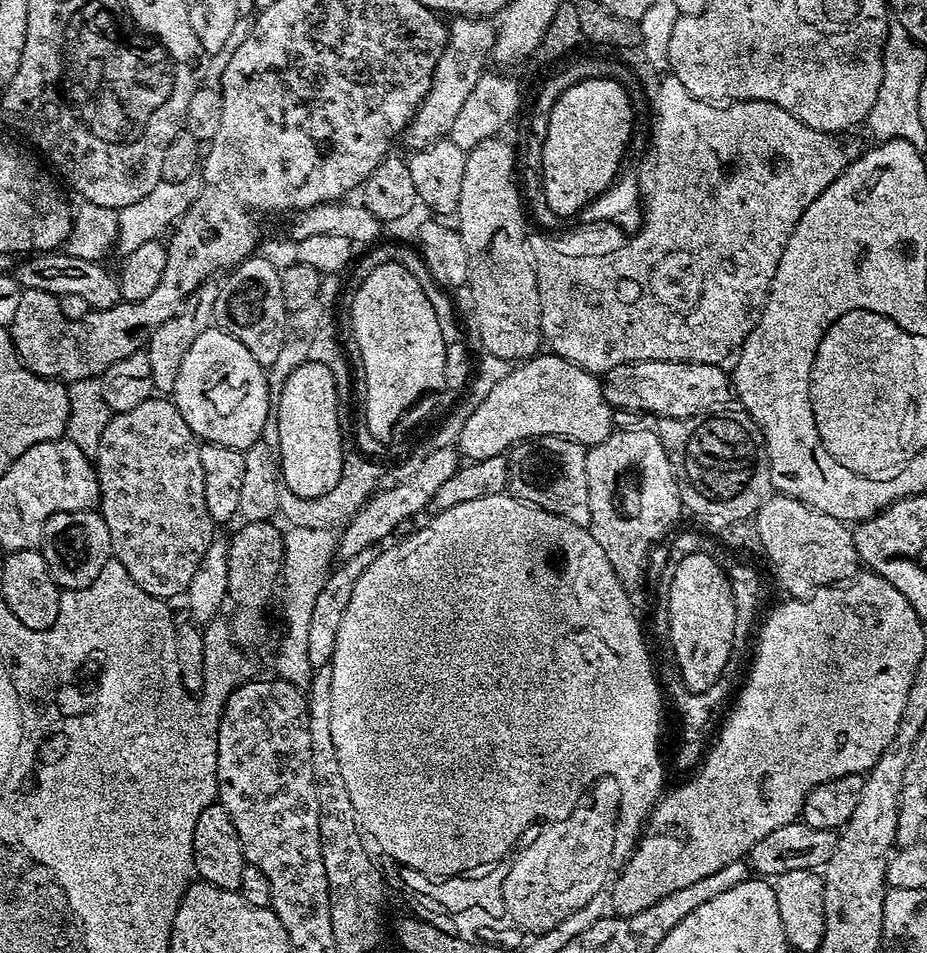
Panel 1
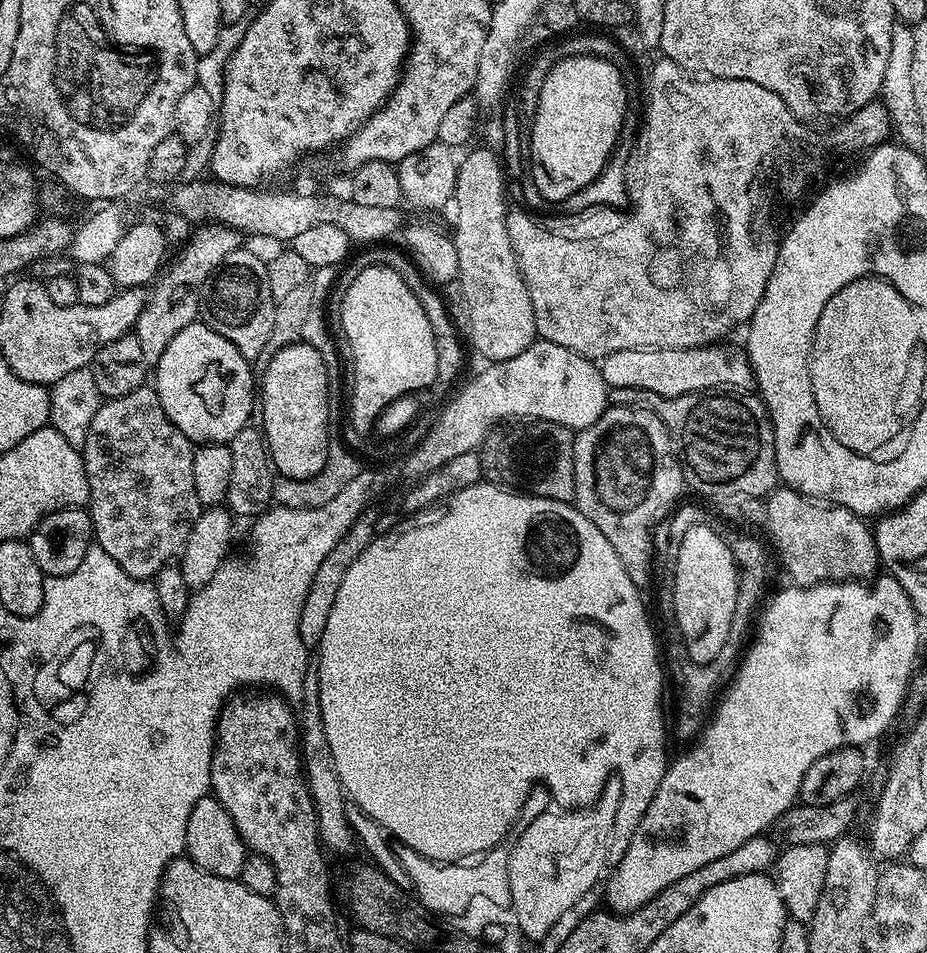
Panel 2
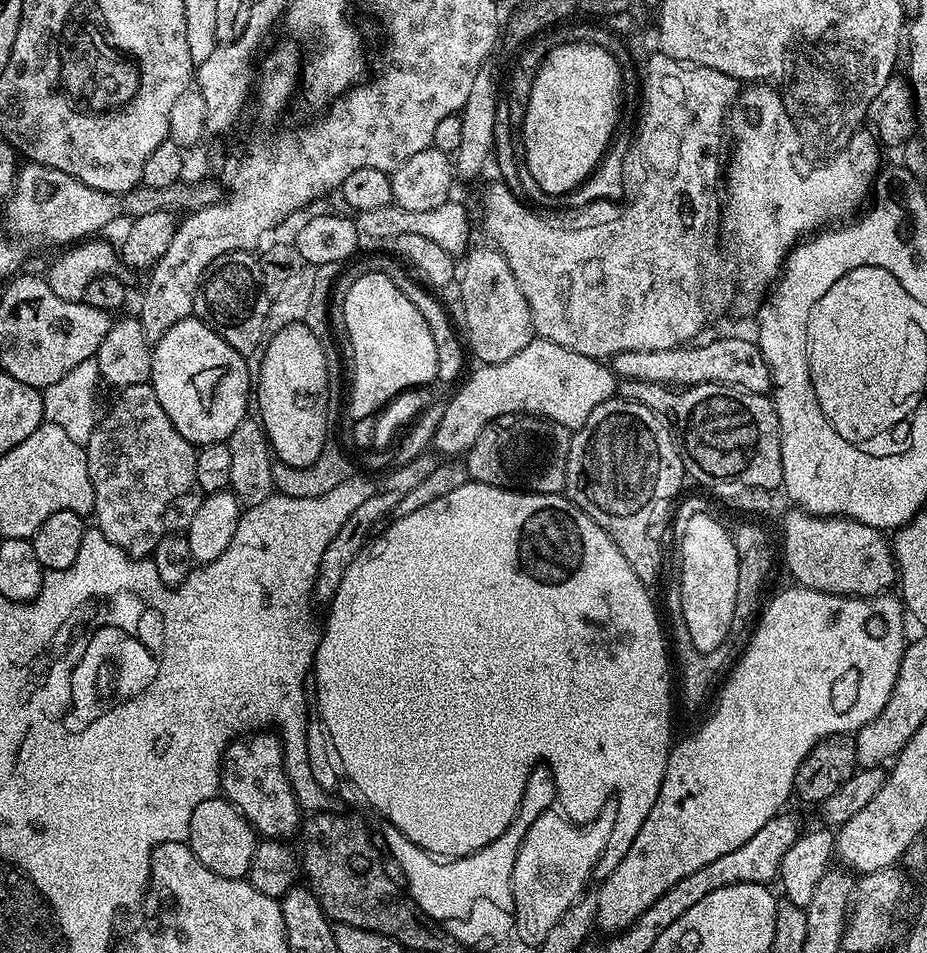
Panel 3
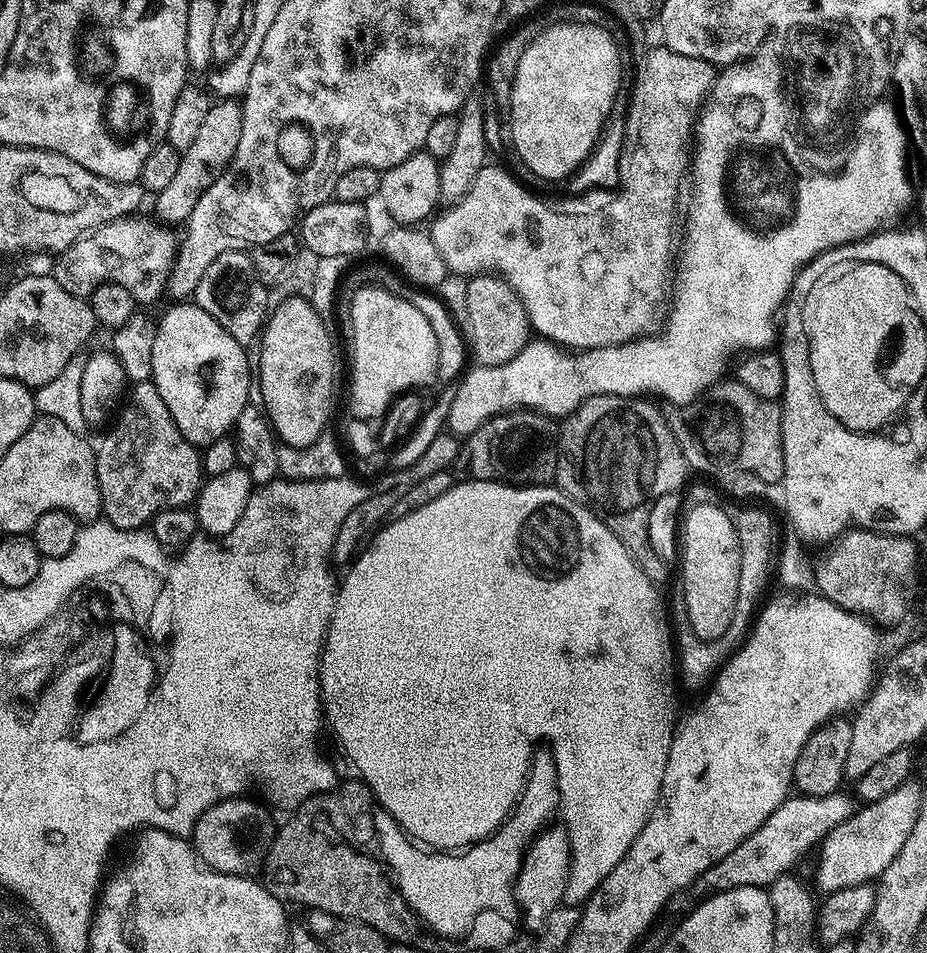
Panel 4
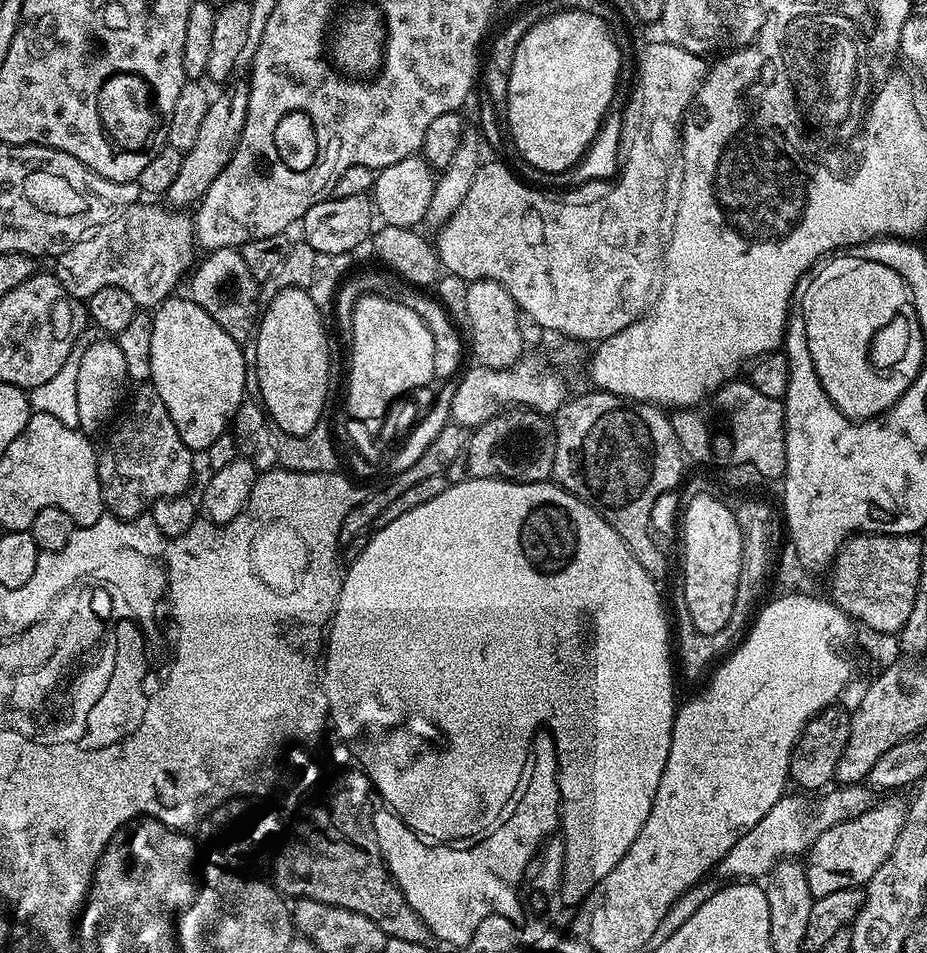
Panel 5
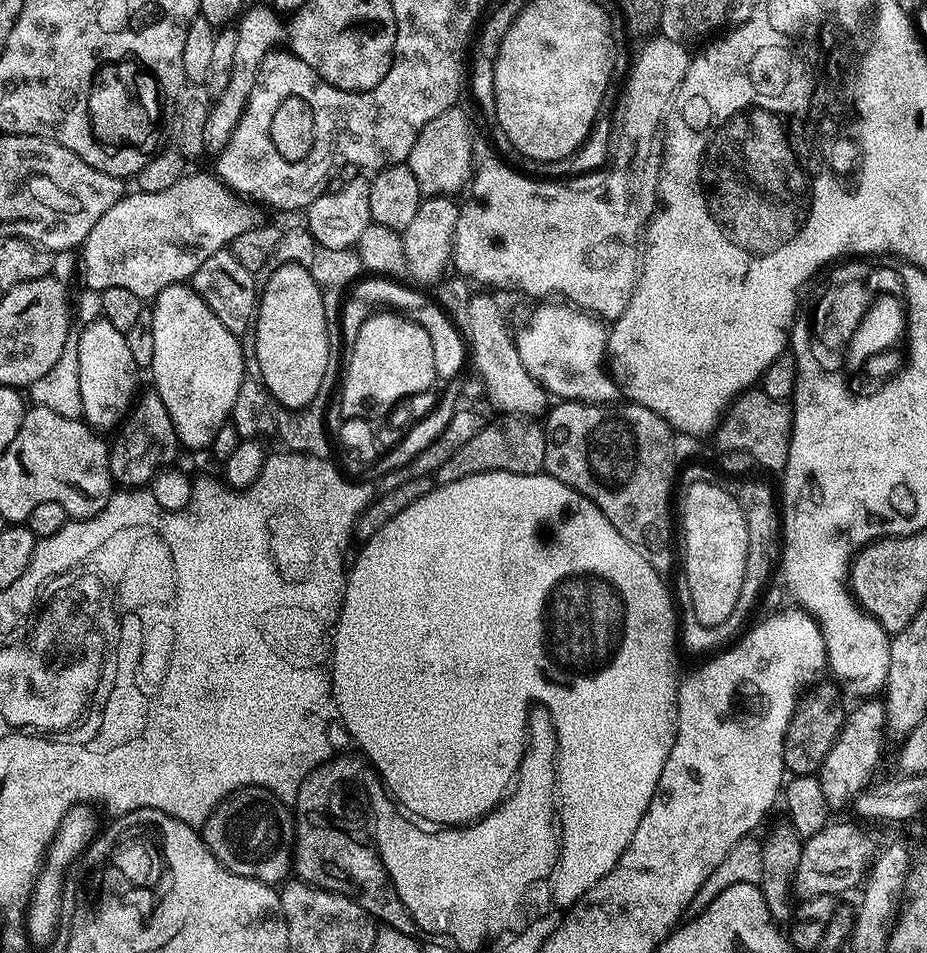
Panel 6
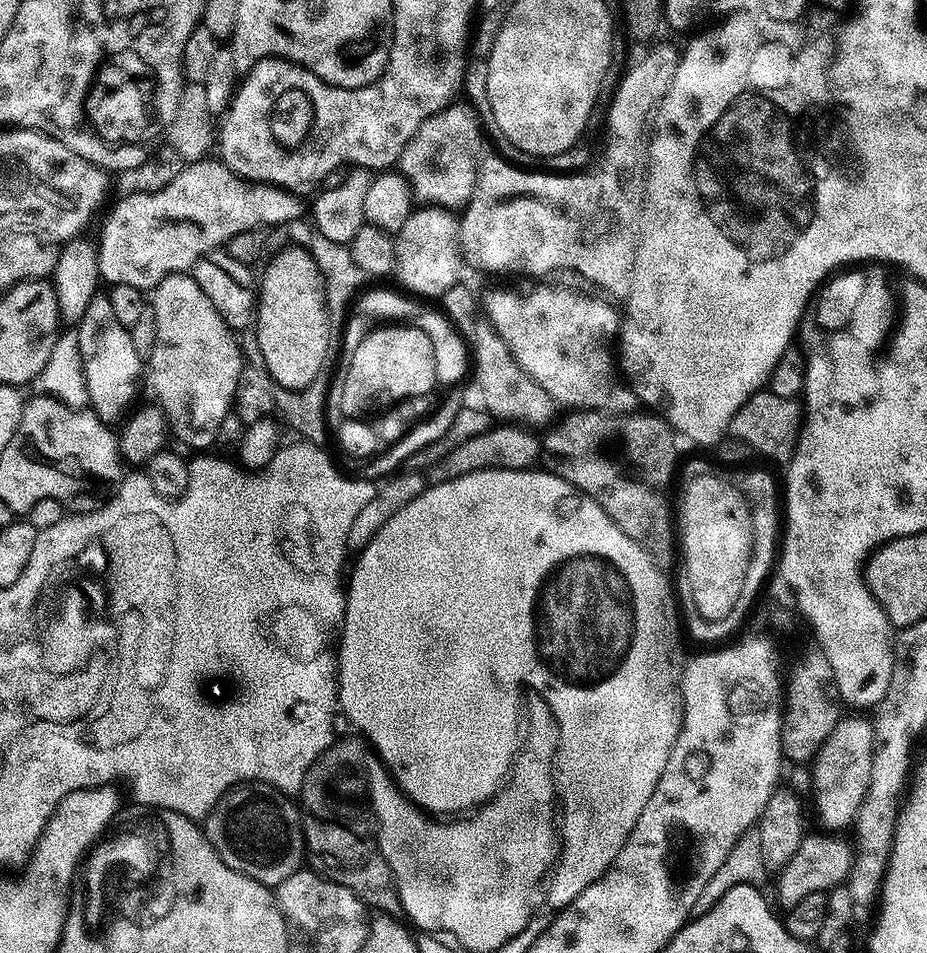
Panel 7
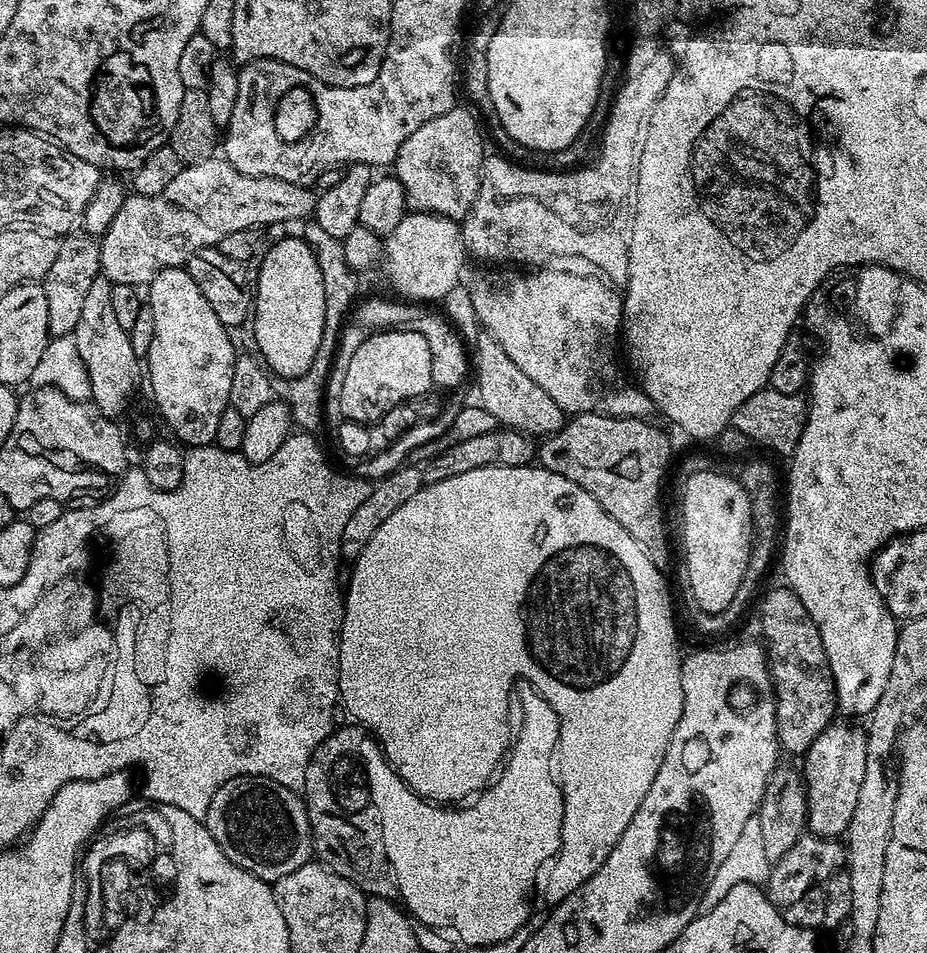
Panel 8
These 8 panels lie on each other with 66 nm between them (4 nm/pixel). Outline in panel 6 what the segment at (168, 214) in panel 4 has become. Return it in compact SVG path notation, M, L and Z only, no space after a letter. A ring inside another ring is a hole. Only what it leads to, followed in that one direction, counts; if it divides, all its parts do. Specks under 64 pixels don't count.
M271 7L252 8L239 17L236 33L237 49L234 50L234 66L230 66L230 82L226 82L226 90L222 90L212 101L212 109L206 118L206 134L204 135L204 152L219 154L230 142L242 114L246 110L246 102L254 90L256 75L260 69L262 58L273 51L276 38L280 34L280 22L277 13Z

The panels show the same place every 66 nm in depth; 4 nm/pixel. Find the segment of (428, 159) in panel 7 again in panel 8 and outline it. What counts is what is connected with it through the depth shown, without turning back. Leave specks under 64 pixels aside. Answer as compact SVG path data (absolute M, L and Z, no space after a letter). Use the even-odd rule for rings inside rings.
M457 106L446 110L446 114L438 114L438 118L430 118L426 126L418 126L418 130L402 142L402 150L396 155L394 175L402 182L411 211L432 212L460 222L474 206L486 149L480 124L476 121L477 113L468 108Z

